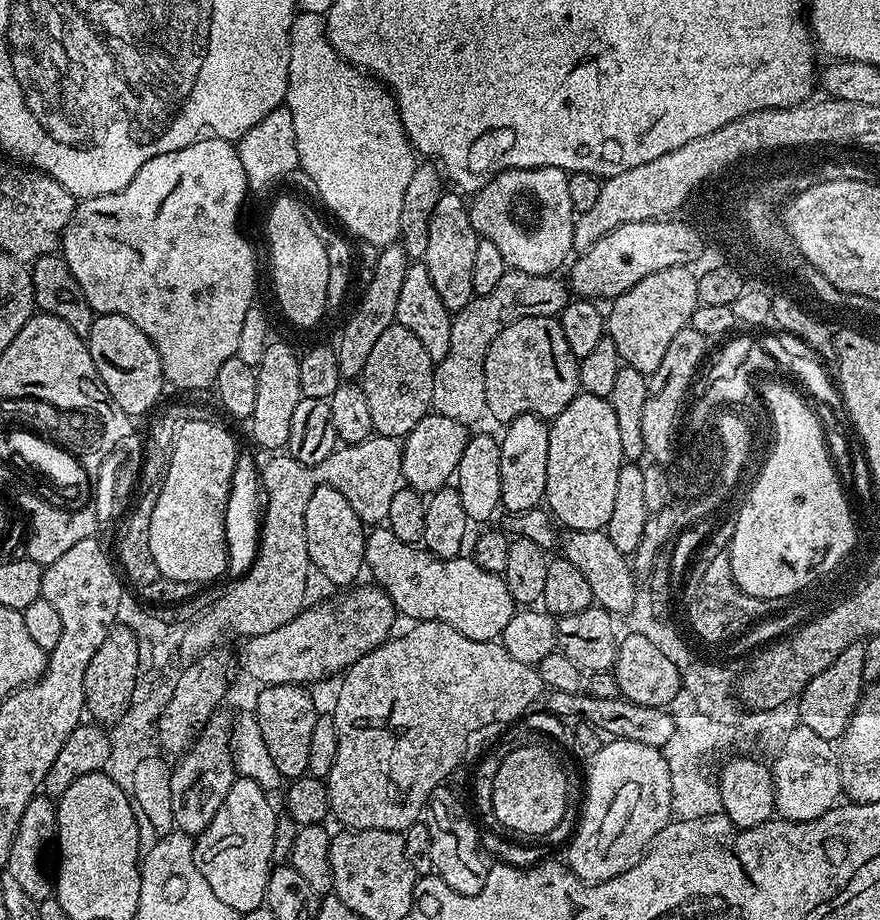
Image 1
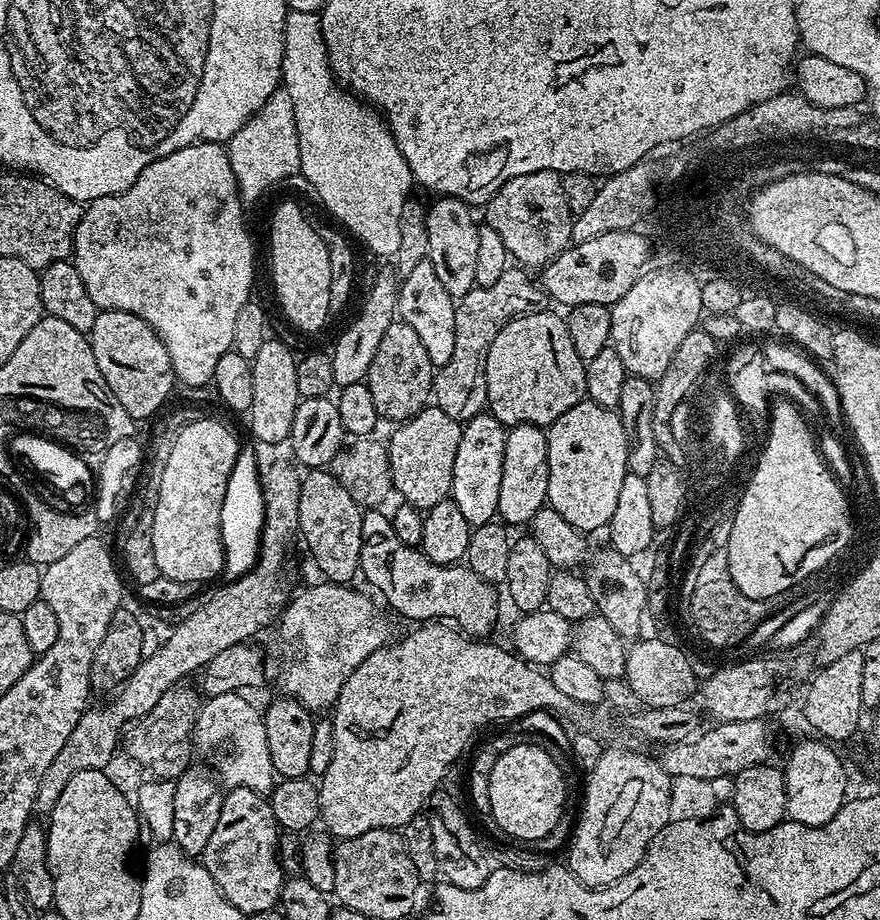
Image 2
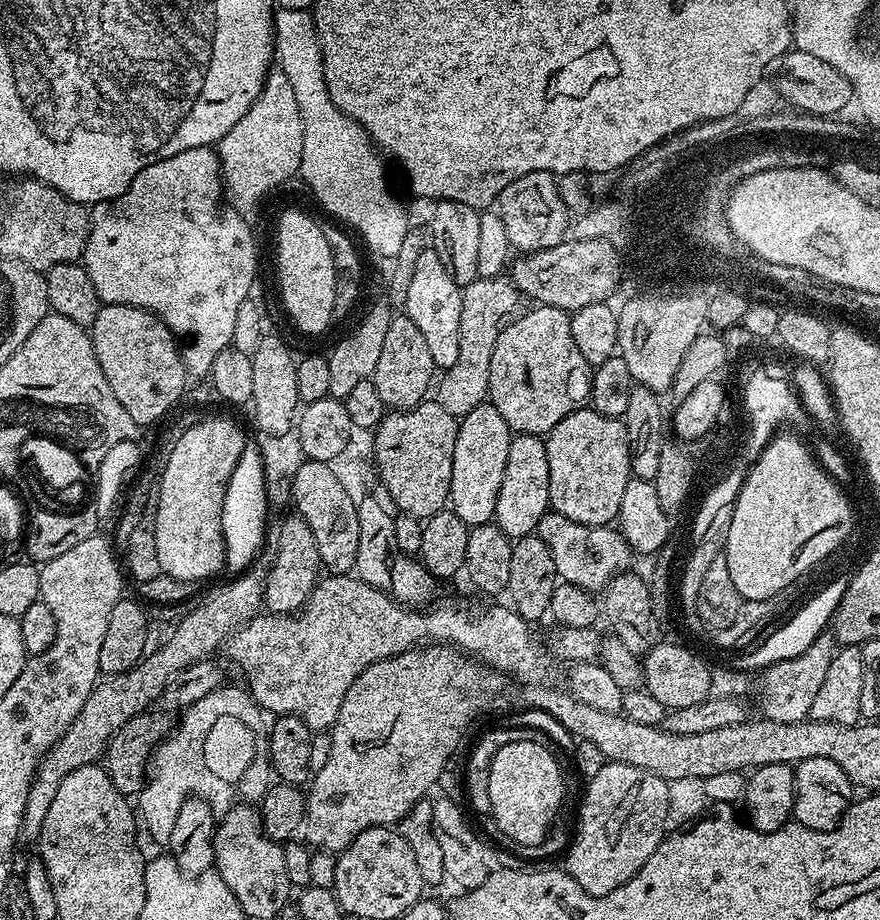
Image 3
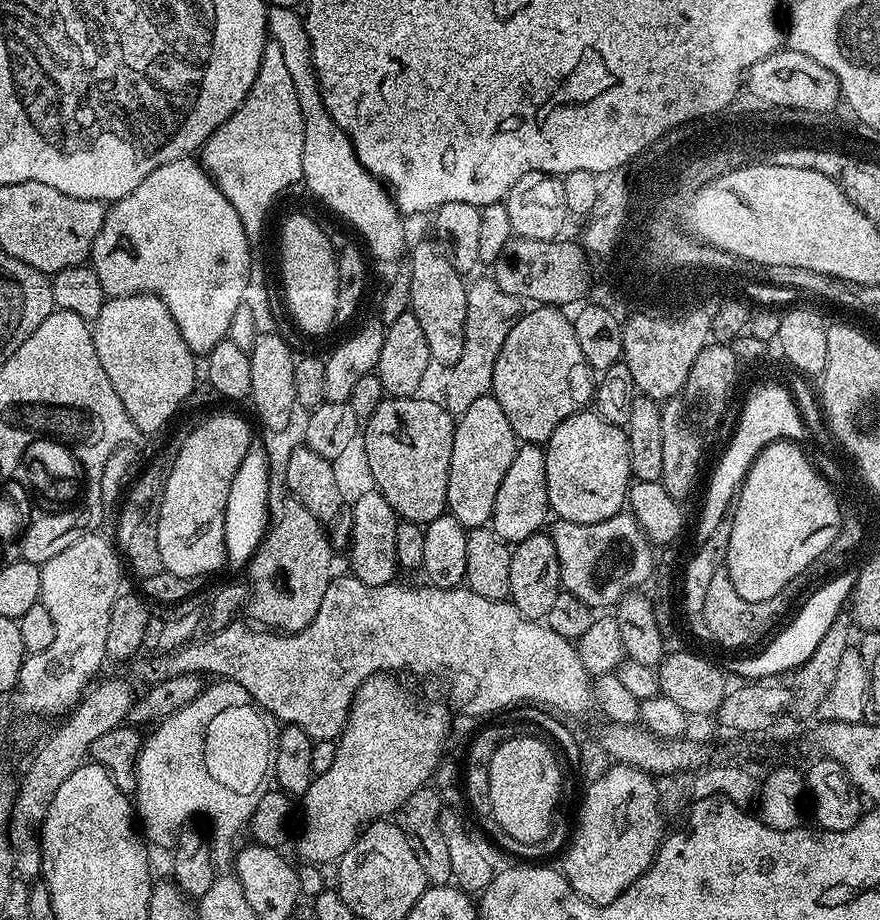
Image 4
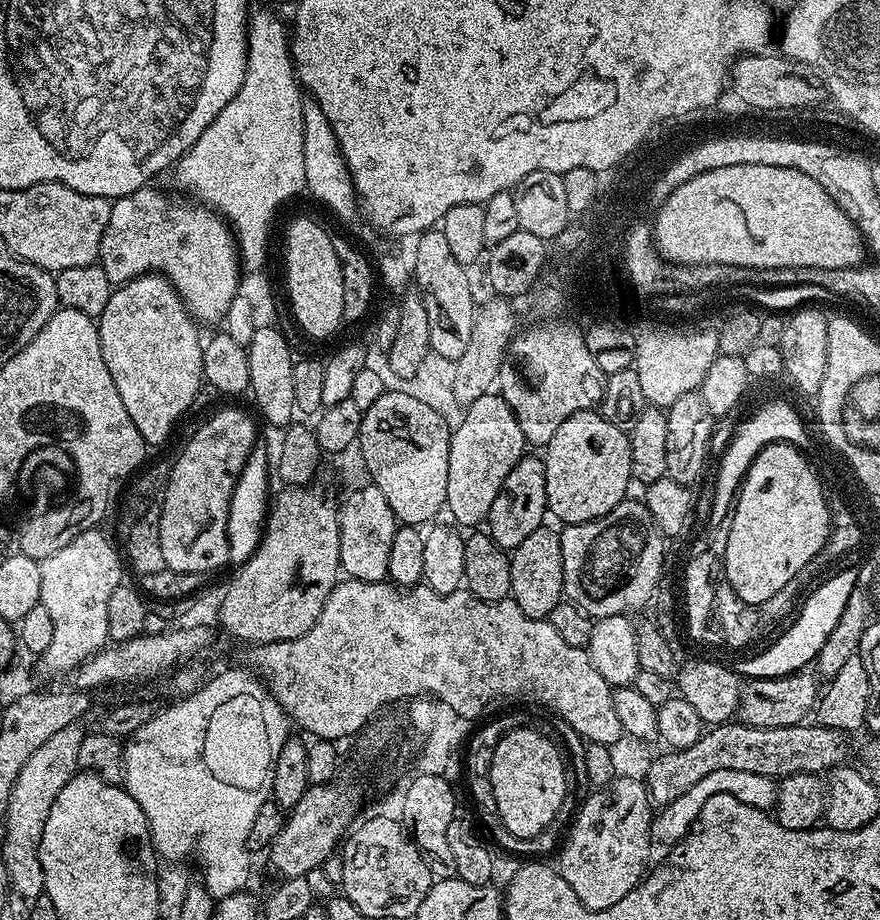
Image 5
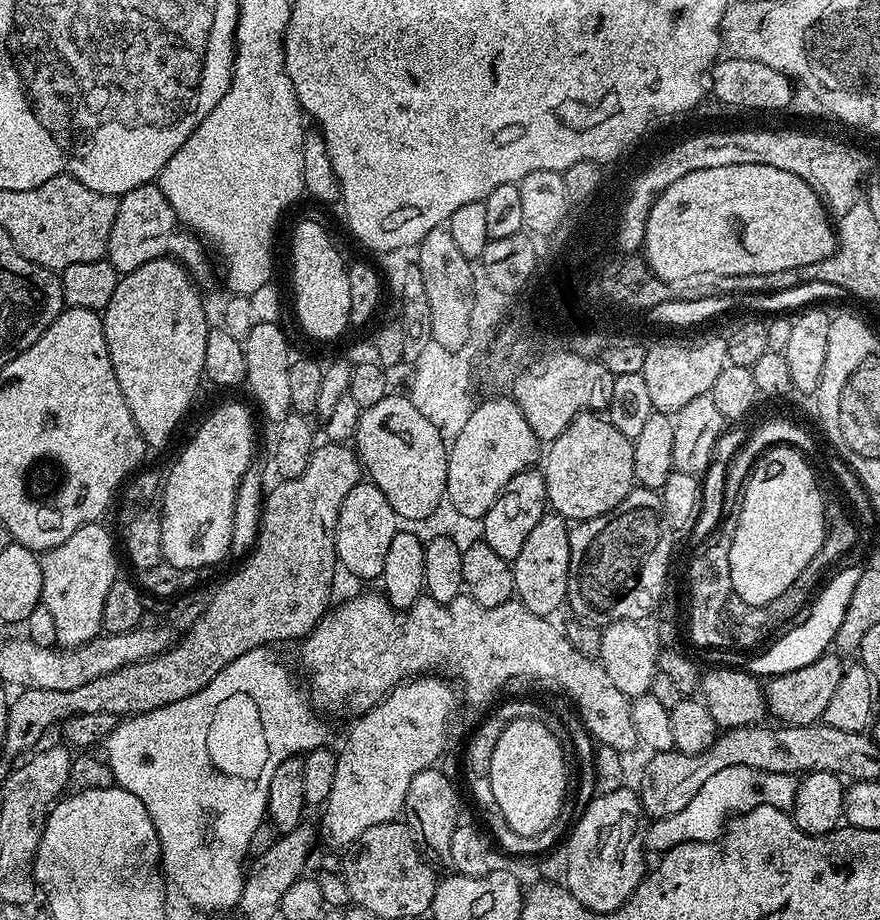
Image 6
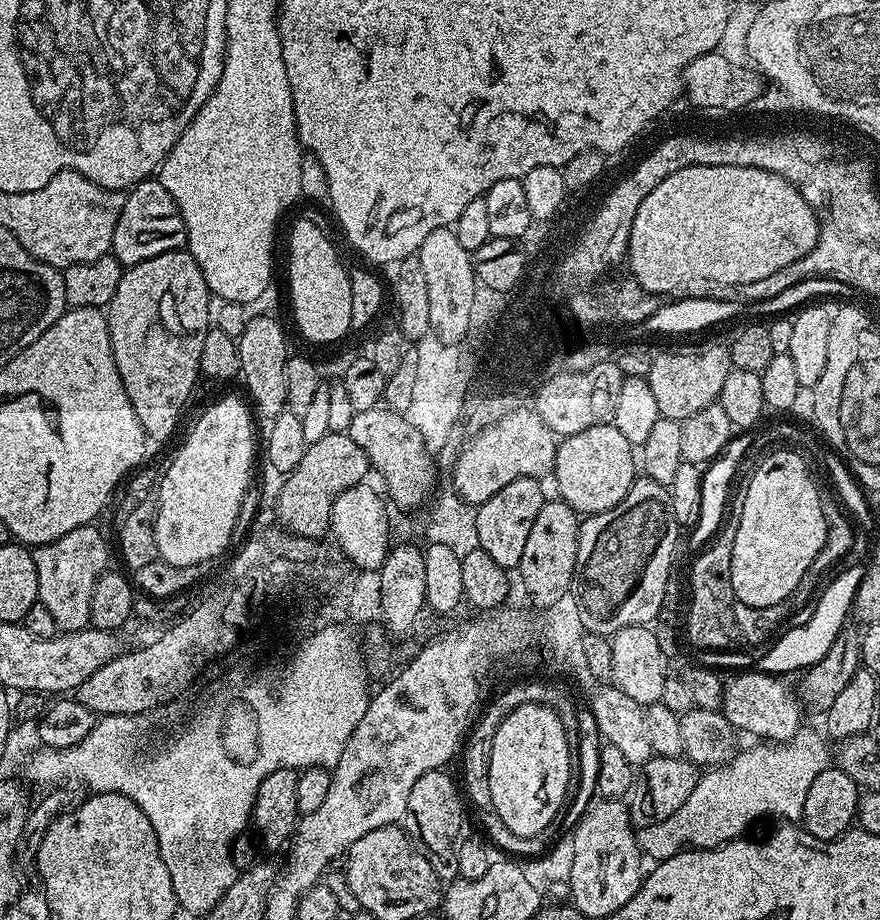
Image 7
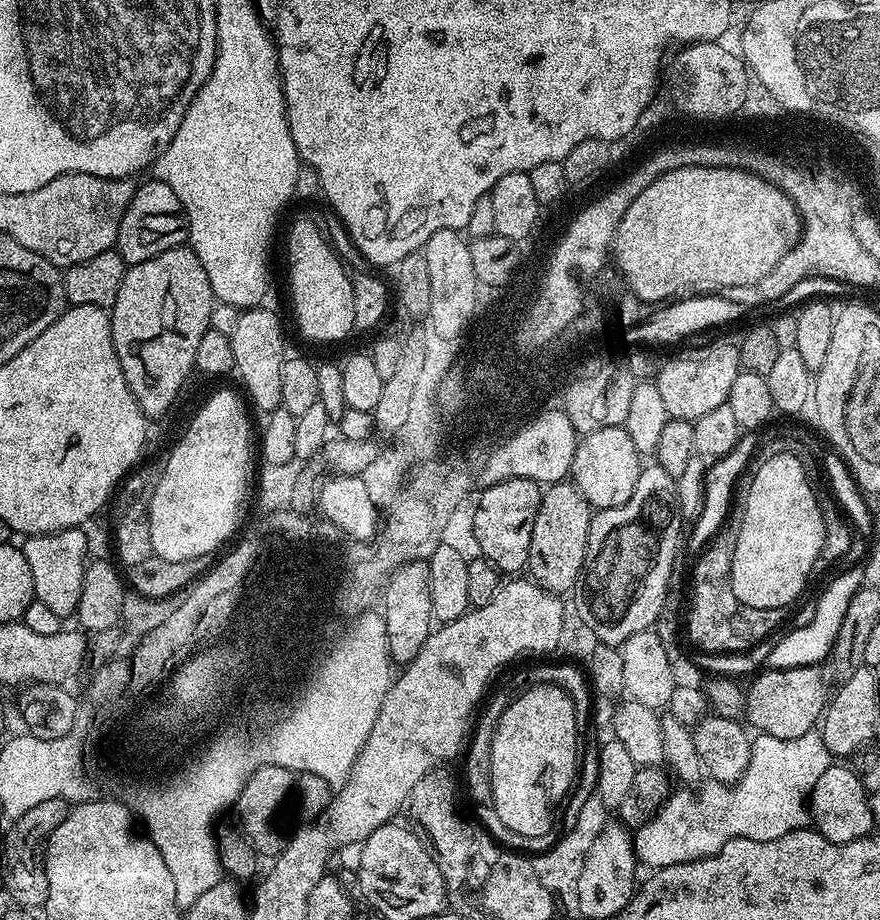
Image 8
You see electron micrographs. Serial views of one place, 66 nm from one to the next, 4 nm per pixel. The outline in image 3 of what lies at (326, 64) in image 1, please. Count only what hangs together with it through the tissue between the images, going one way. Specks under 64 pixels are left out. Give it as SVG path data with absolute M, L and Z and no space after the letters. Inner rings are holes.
M277 7L272 18L272 42L275 63L279 72L286 74L290 81L302 114L299 179L308 183L317 202L330 215L337 216L332 218L351 229L362 244L364 239L365 249L368 247L376 256L395 258L410 231L408 212L388 185L388 172L380 161L381 153L368 137L368 131L353 116L338 110L330 98L324 81L324 55L320 53L313 13Z

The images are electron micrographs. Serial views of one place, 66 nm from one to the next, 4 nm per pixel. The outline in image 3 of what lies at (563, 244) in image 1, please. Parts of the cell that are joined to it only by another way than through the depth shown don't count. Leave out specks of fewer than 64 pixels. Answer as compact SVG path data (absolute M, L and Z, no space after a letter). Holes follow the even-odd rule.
M531 172L510 182L510 186L500 192L498 211L506 225L506 234L510 234L513 249L521 253L537 252L564 243L570 232L570 214L566 206L562 206L556 182L553 173Z

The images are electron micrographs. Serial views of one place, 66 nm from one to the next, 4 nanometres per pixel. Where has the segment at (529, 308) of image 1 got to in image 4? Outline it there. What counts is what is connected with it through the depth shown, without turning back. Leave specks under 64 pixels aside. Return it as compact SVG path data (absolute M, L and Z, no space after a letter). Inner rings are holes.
M485 278L467 285L466 298L466 330L464 331L464 349L462 358L451 365L448 381L444 384L442 403L453 417L459 418L471 404L489 395L494 378L494 362L498 362L498 350L502 350L502 342L506 342L506 334L516 325L522 315L522 301L518 296L506 294L497 286L495 280Z

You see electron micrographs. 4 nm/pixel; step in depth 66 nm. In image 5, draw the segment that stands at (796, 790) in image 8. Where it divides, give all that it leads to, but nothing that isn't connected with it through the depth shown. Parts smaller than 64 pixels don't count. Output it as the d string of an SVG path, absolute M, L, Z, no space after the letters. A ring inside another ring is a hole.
M714 770L714 774L706 774L702 782L694 782L682 798L665 804L652 817L652 838L657 845L671 846L684 839L685 834L692 830L693 824L704 809L704 803L716 794L730 794L738 798L738 802L749 804L755 808L771 809L776 802L777 781L770 776L762 774L746 774L746 770Z

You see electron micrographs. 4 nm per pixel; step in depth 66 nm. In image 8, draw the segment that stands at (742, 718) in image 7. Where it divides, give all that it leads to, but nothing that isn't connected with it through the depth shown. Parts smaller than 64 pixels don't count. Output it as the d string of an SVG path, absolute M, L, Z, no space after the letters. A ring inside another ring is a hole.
M769 667L761 671L752 682L753 684L747 685L746 688L746 720L753 729L756 727L757 733L765 732L774 738L797 740L802 738L802 734L813 731L821 723L830 699L830 688L826 683L825 673L819 667L794 669Z

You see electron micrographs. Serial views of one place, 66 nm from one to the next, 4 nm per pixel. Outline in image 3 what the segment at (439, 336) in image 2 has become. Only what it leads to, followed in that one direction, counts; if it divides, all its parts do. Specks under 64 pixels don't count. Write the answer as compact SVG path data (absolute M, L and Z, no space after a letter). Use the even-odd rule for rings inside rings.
M428 246L422 254L418 254L418 262L414 262L414 275L410 277L410 290L406 293L403 315L418 326L422 339L430 350L430 358L434 358L437 369L446 370L454 366L458 359L458 326L462 319L462 288L454 282L450 270L442 262L436 249Z

